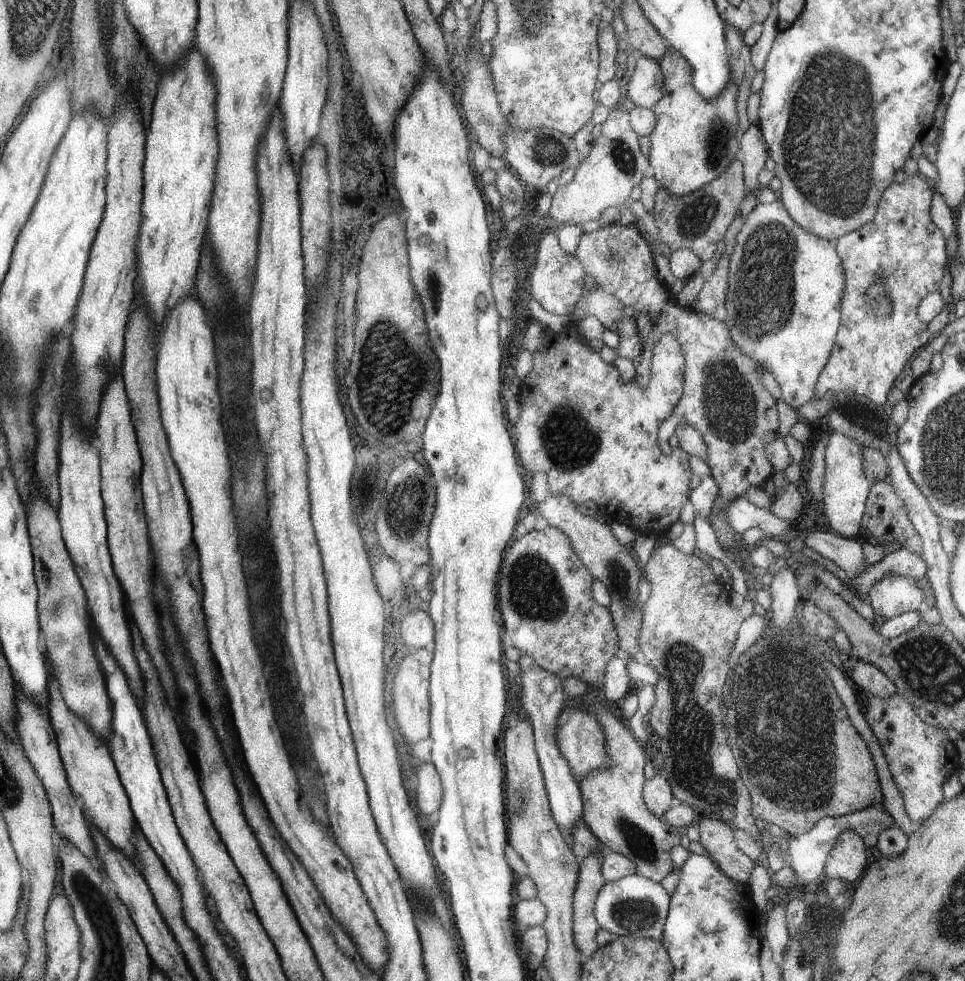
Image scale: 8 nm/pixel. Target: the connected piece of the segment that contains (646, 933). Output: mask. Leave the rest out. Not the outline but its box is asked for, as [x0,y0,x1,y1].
[593,874,670,942]

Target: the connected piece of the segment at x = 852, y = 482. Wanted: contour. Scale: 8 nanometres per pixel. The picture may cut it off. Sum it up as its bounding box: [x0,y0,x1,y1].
[823,433,870,538]

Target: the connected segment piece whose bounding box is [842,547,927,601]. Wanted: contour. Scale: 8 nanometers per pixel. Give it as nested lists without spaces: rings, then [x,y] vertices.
[[[901,547],[899,550],[883,556],[879,562],[865,566],[859,578],[850,576],[850,581],[842,585],[848,587],[853,595],[866,601],[871,586],[887,574],[897,574],[911,580],[919,580],[926,575],[926,572],[927,564],[923,560],[922,554]]]

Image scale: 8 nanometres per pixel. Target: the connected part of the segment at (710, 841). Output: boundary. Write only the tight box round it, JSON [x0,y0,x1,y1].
[695,815,755,882]

